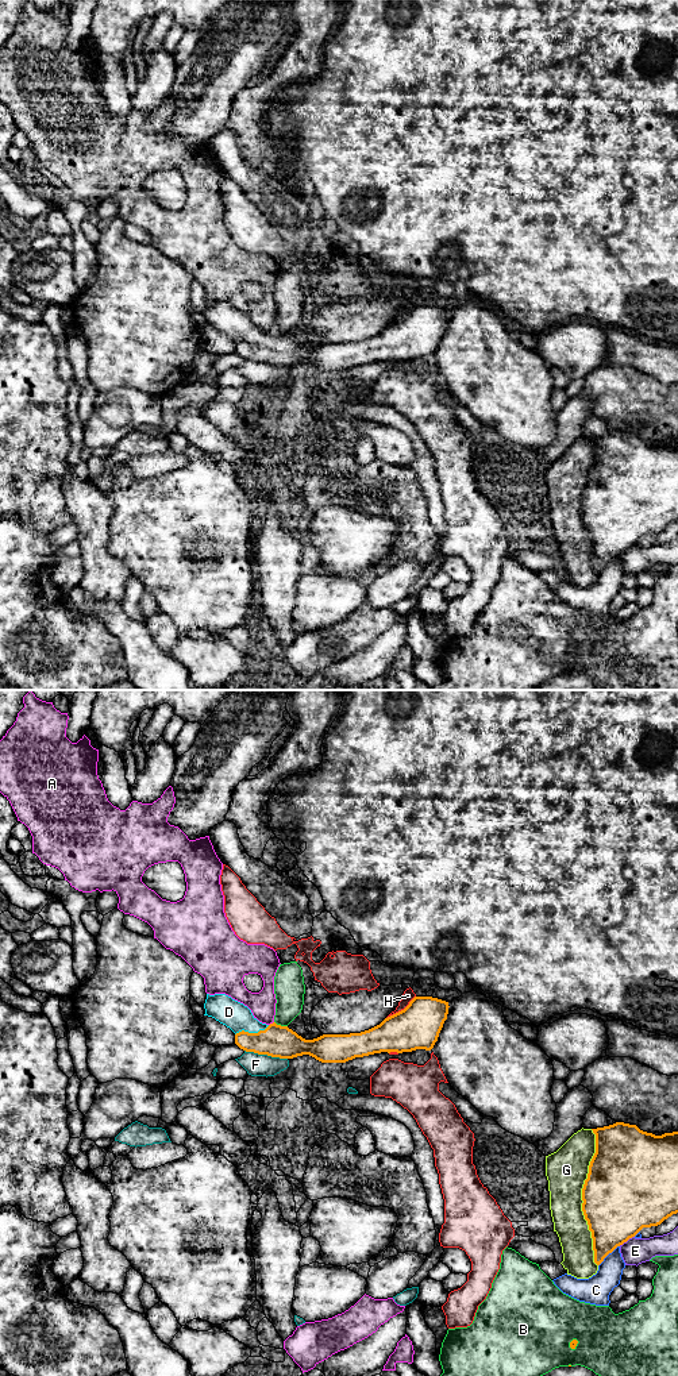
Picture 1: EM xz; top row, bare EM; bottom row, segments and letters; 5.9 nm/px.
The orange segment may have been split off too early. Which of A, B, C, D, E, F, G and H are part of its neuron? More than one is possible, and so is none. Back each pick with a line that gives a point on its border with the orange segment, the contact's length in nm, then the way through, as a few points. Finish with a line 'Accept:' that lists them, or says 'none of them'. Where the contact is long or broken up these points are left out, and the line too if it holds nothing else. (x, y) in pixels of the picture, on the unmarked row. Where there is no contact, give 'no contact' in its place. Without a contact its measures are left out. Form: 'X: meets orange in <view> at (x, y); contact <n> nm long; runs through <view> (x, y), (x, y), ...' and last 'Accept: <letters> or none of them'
D: meets orange in xz at (251, 342); contact 220 nm long; runs through xz (280, 350), (259, 347), (251, 342), (228, 320)
Accept: D

